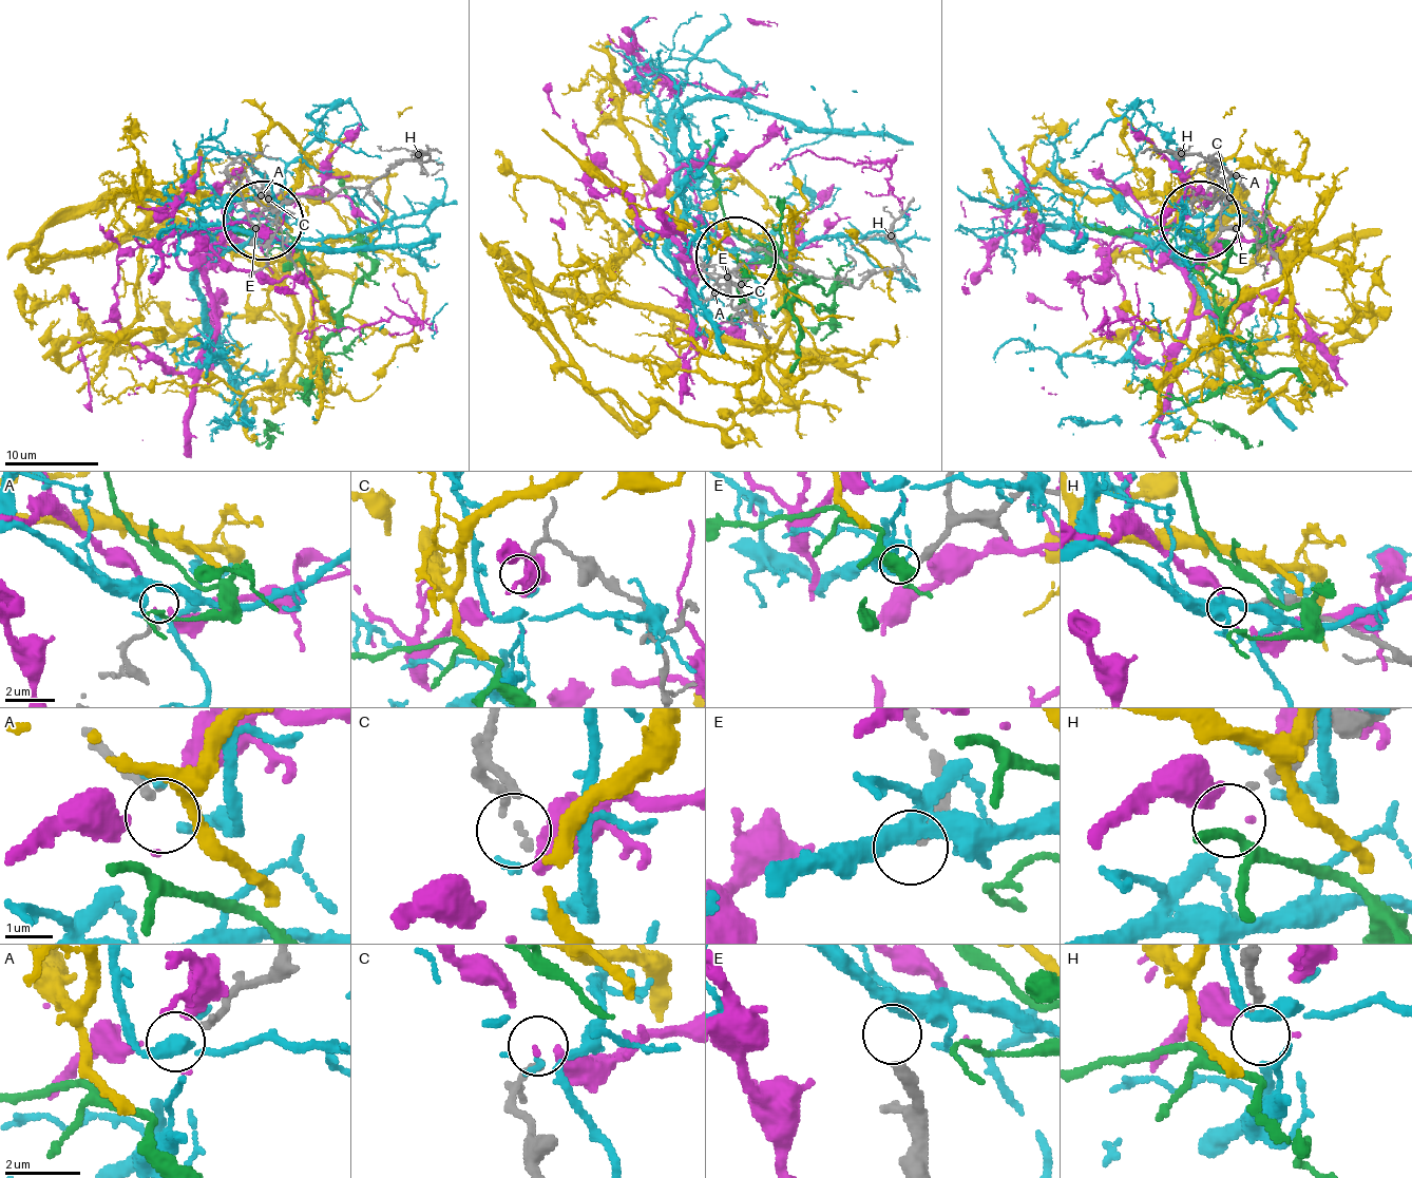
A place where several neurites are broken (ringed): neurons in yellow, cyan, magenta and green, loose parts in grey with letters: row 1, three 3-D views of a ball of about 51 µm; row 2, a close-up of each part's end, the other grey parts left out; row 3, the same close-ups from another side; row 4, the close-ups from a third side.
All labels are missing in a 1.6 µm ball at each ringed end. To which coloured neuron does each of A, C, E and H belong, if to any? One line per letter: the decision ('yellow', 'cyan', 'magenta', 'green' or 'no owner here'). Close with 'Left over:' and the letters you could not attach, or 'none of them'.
A: no owner here
C: no owner here
E: no owner here
H: no owner here
Left over: A, C, E, H

